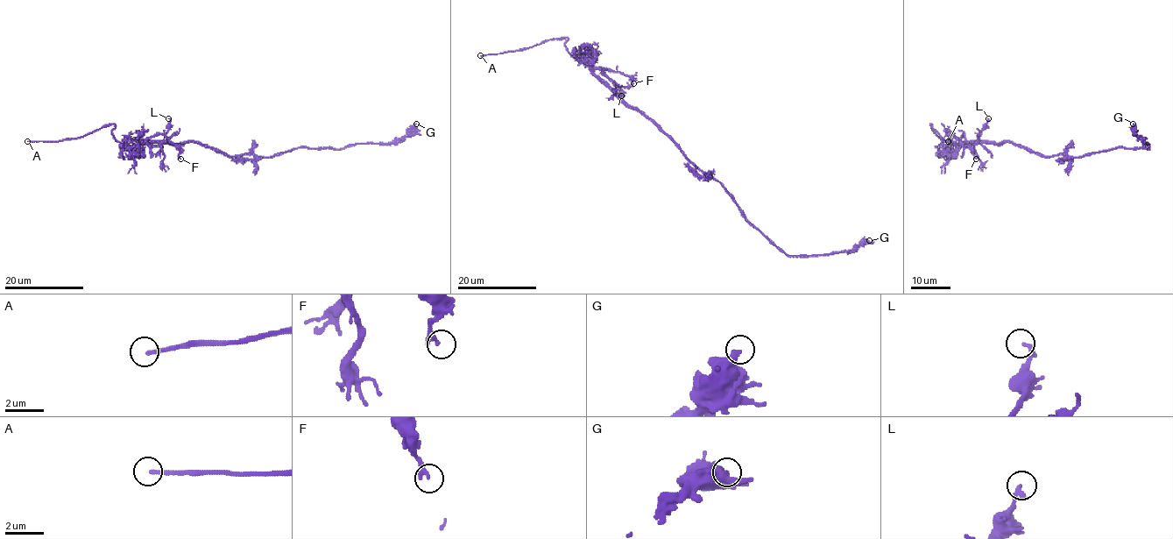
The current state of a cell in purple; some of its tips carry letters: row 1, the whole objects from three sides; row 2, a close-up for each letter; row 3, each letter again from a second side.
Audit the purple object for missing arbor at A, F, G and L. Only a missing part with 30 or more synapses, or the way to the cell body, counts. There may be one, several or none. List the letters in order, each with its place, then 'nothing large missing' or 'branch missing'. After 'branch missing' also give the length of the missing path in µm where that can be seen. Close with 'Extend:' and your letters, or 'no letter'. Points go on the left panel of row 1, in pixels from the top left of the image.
A: (27, 141) | branch missing | 35 µm
F: (180, 159) | nothing large missing
G: (416, 124) | nothing large missing
L: (168, 118) | nothing large missing
Extend: A

